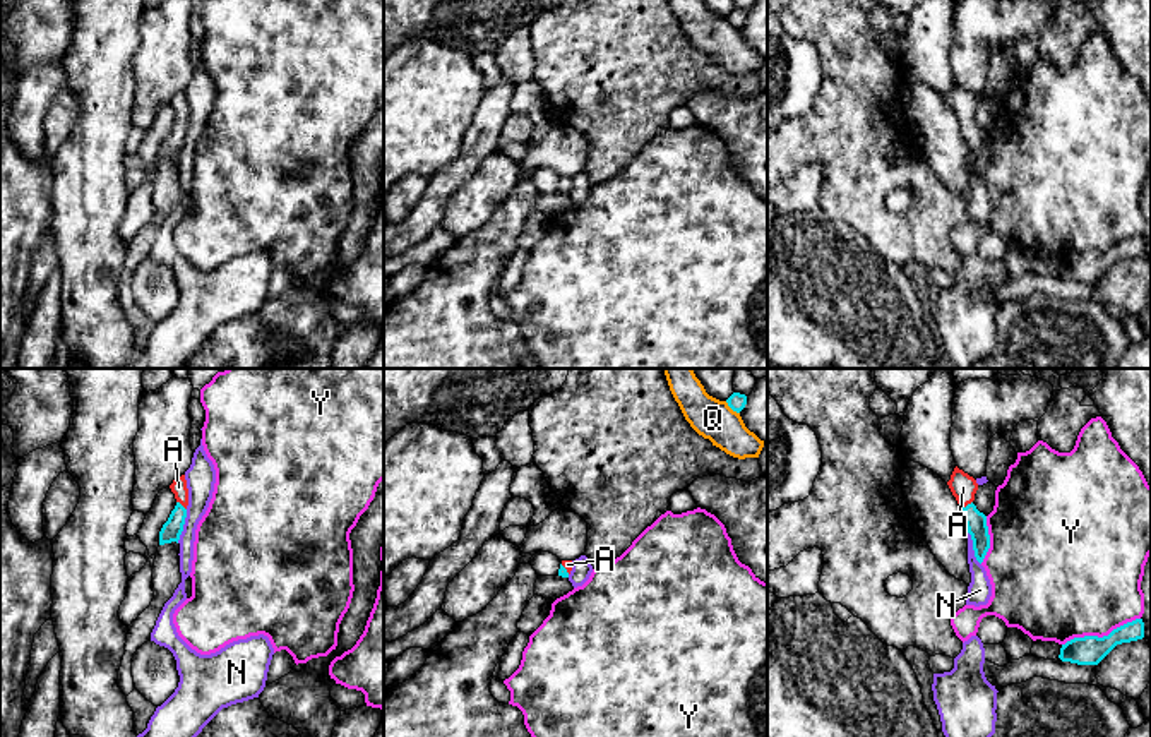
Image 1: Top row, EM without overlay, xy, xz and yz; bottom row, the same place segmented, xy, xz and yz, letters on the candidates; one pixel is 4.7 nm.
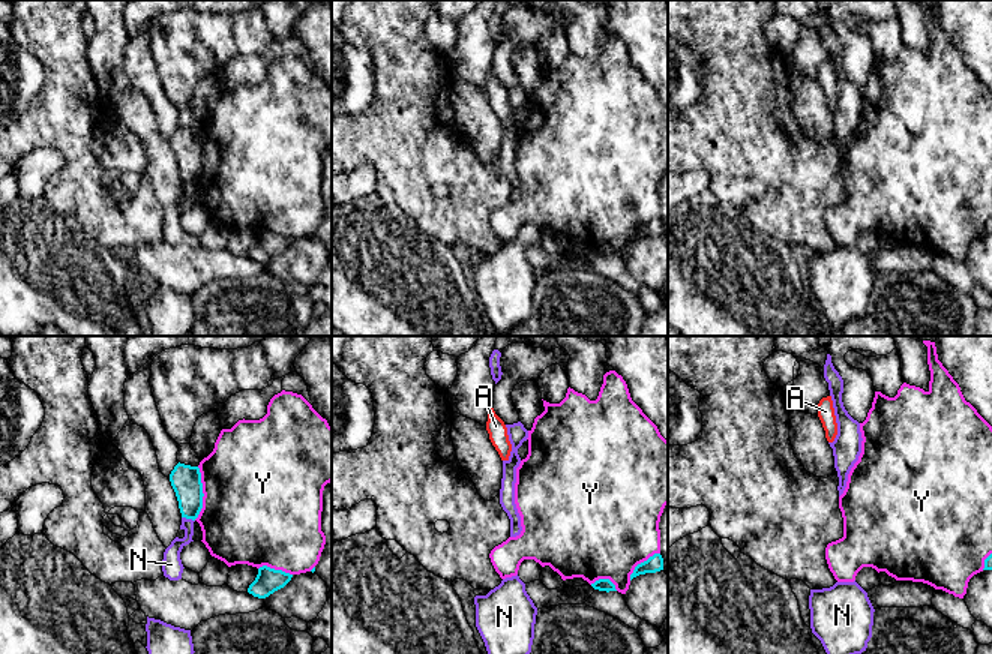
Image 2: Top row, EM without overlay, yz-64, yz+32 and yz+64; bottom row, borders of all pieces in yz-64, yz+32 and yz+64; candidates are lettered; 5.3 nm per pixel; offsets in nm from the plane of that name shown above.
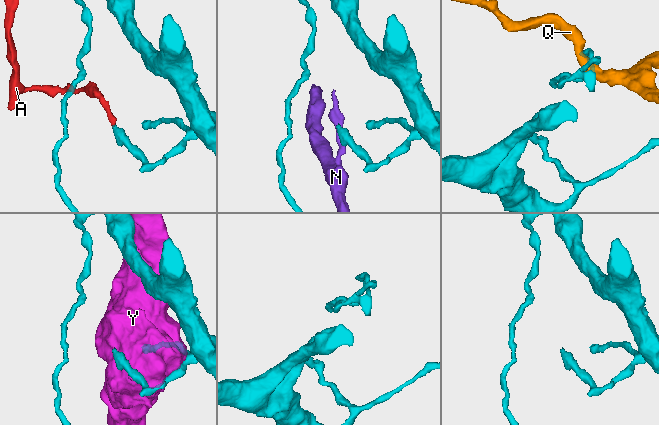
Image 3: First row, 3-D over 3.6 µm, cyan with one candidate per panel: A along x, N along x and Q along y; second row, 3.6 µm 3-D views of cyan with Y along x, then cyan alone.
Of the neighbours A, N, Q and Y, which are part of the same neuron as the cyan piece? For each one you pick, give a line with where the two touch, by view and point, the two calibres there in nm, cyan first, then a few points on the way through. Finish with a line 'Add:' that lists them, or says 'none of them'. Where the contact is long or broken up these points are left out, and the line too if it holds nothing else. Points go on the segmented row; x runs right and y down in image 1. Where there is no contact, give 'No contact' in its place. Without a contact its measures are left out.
A: Touches cyan at yz (968, 504). Thickness 100 nm (cyan) against 120 nm. Path across: yz (975, 521), (968, 504), (963, 487)
Add: A

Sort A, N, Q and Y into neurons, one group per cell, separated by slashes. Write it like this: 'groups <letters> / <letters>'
groups A / N / Q / Y

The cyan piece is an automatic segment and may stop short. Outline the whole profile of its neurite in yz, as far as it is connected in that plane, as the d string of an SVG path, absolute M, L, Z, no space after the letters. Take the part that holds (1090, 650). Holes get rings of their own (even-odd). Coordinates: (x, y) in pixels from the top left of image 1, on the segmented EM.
M1136 619L1108 636L1074 638L1062 644L1059 658L1077 665L1098 665L1117 644L1130 643L1144 638L1144 622Z

